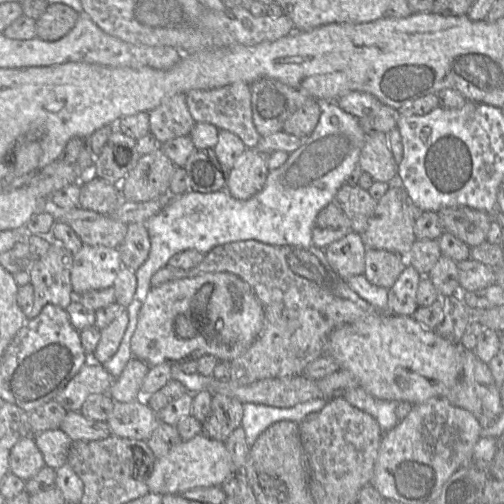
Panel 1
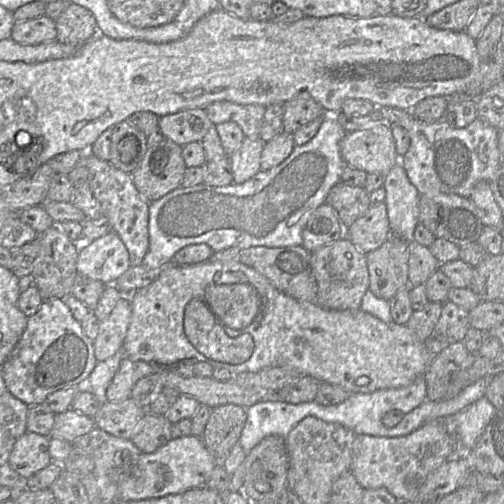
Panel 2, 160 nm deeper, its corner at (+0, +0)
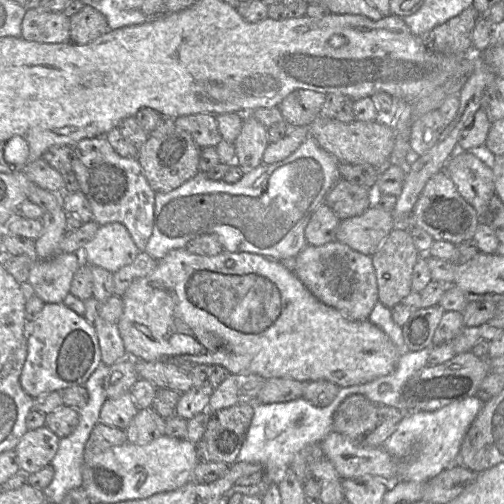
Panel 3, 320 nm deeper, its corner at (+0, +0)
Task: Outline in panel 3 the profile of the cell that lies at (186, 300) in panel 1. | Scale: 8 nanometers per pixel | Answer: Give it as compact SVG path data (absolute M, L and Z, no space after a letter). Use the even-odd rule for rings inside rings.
M185 248L172 250L158 261L156 268L149 275L134 281L121 298L123 300L123 313L119 321L119 333L127 356L135 361L171 361L176 363L176 361L189 360L195 365L222 366L230 374L256 374L265 380L272 377L289 378L300 382L326 380L341 388L367 383L392 373L401 355L388 335L368 319L352 320L344 316L335 308L325 305L313 296L298 277L278 260L253 253L231 253L223 250L214 256L203 256L189 253Z

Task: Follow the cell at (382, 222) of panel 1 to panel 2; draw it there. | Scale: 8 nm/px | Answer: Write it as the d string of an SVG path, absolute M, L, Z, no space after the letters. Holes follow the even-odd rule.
M385 202L371 205L365 215L345 229L345 236L364 254L378 249L390 234Z

